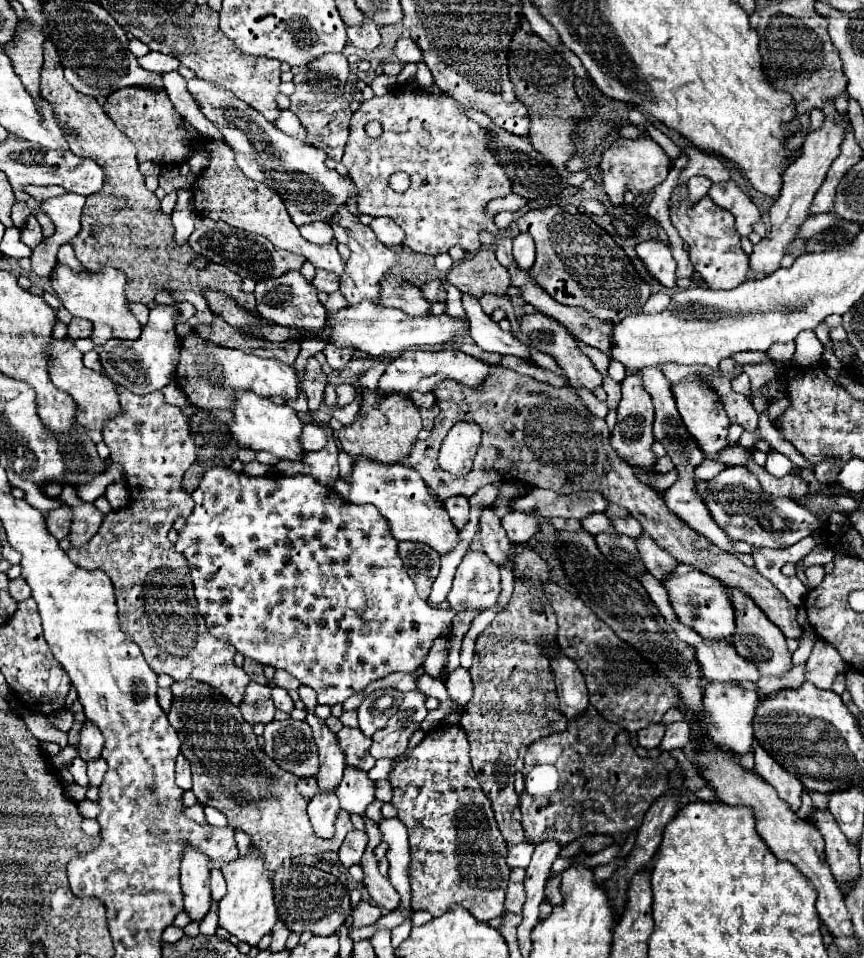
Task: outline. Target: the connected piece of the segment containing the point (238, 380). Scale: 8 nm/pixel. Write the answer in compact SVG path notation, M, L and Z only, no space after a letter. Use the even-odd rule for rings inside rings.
M196 333L182 339L182 353L176 368L176 383L188 395L188 401L202 409L232 409L238 395L254 391L260 397L282 397L284 401L298 399L298 379L292 365L278 359L262 359L246 355L240 349L228 349L212 345L200 339ZM214 351L214 353L212 353ZM210 367L214 367L214 373Z

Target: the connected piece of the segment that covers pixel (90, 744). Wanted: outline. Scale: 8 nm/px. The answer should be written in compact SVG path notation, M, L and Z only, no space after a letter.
M86 721L86 723L82 725L82 731L80 731L80 745L78 745L80 757L82 757L84 761L100 757L102 745L104 745L104 737L102 737L100 729L98 729L92 721Z

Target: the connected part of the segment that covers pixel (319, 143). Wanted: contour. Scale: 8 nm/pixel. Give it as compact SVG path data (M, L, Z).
M298 85L296 91L290 95L290 111L302 121L302 125L308 129L310 133L310 141L312 145L316 145L318 149L324 149L328 153L328 161L326 165L330 169L334 169L340 161L342 161L342 155L344 155L344 145L346 145L346 139L350 135L350 119L352 119L352 109L350 109L350 103L340 97L340 99L334 99L334 101L318 101L316 95L310 91L308 85Z

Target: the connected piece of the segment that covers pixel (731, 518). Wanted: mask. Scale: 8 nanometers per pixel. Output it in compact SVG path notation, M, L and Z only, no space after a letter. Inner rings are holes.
M726 467L714 477L714 487L710 489L710 503L706 503L714 521L726 531L728 537L746 541L756 547L786 549L820 527L816 515L794 503L792 499L776 499L762 491L758 479L744 467Z

